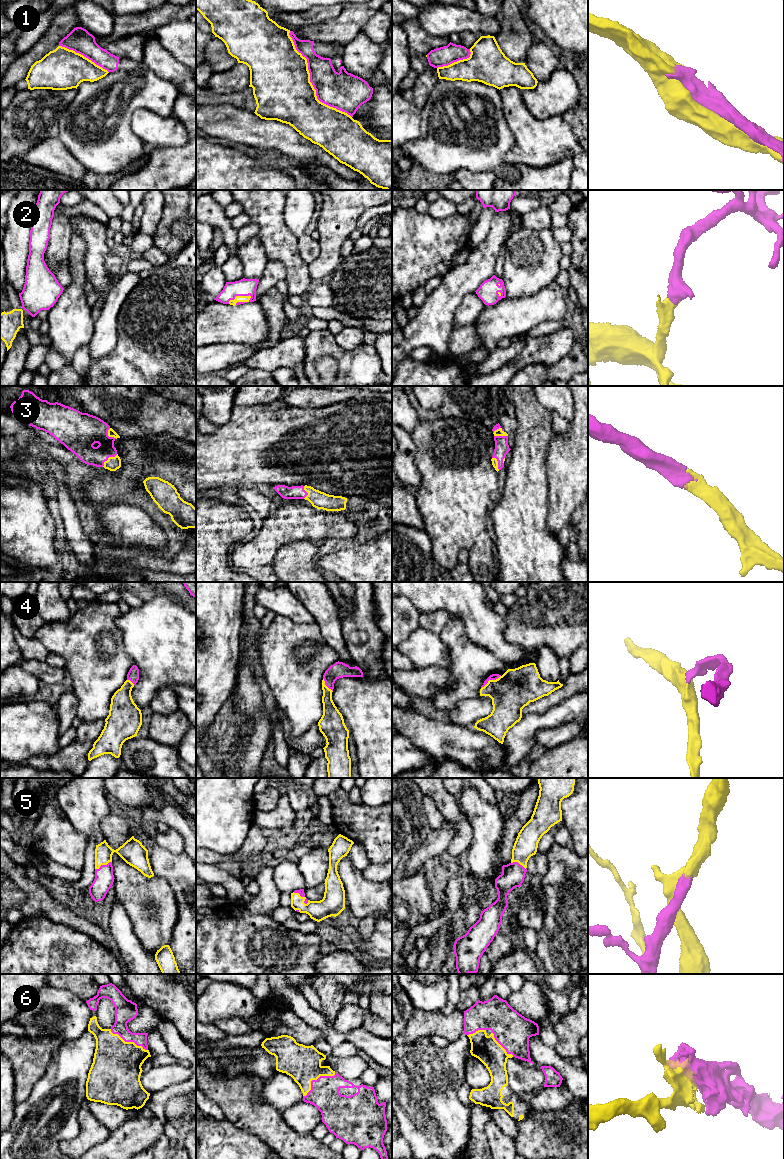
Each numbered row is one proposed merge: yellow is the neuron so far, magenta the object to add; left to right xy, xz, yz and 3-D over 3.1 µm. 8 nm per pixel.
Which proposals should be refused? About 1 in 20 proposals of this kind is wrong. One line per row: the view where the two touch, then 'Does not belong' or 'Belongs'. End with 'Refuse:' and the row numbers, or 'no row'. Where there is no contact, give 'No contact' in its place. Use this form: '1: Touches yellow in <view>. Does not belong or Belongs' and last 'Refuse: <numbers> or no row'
1: Touches yellow in xz. Belongs
2: Touches yellow in xz. Belongs
3: Touches yellow in xy. Belongs
4: Touches yellow in yz. Belongs
5: Touches yellow in xy. Belongs
6: Touches yellow in xz. Belongs
Refuse: no row

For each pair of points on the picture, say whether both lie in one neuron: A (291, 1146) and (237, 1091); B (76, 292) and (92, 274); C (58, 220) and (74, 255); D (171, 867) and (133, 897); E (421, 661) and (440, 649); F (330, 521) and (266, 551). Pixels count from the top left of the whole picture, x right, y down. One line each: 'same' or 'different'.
A: same
B: different
C: different
D: different
E: same
F: same

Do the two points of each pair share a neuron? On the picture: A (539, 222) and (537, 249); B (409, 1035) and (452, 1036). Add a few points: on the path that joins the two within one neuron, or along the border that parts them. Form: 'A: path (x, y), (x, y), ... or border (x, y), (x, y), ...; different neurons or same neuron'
A: border (521, 226), (534, 229), (550, 228); different neurons
B: path (420, 1029), (441, 1029); same neuron

